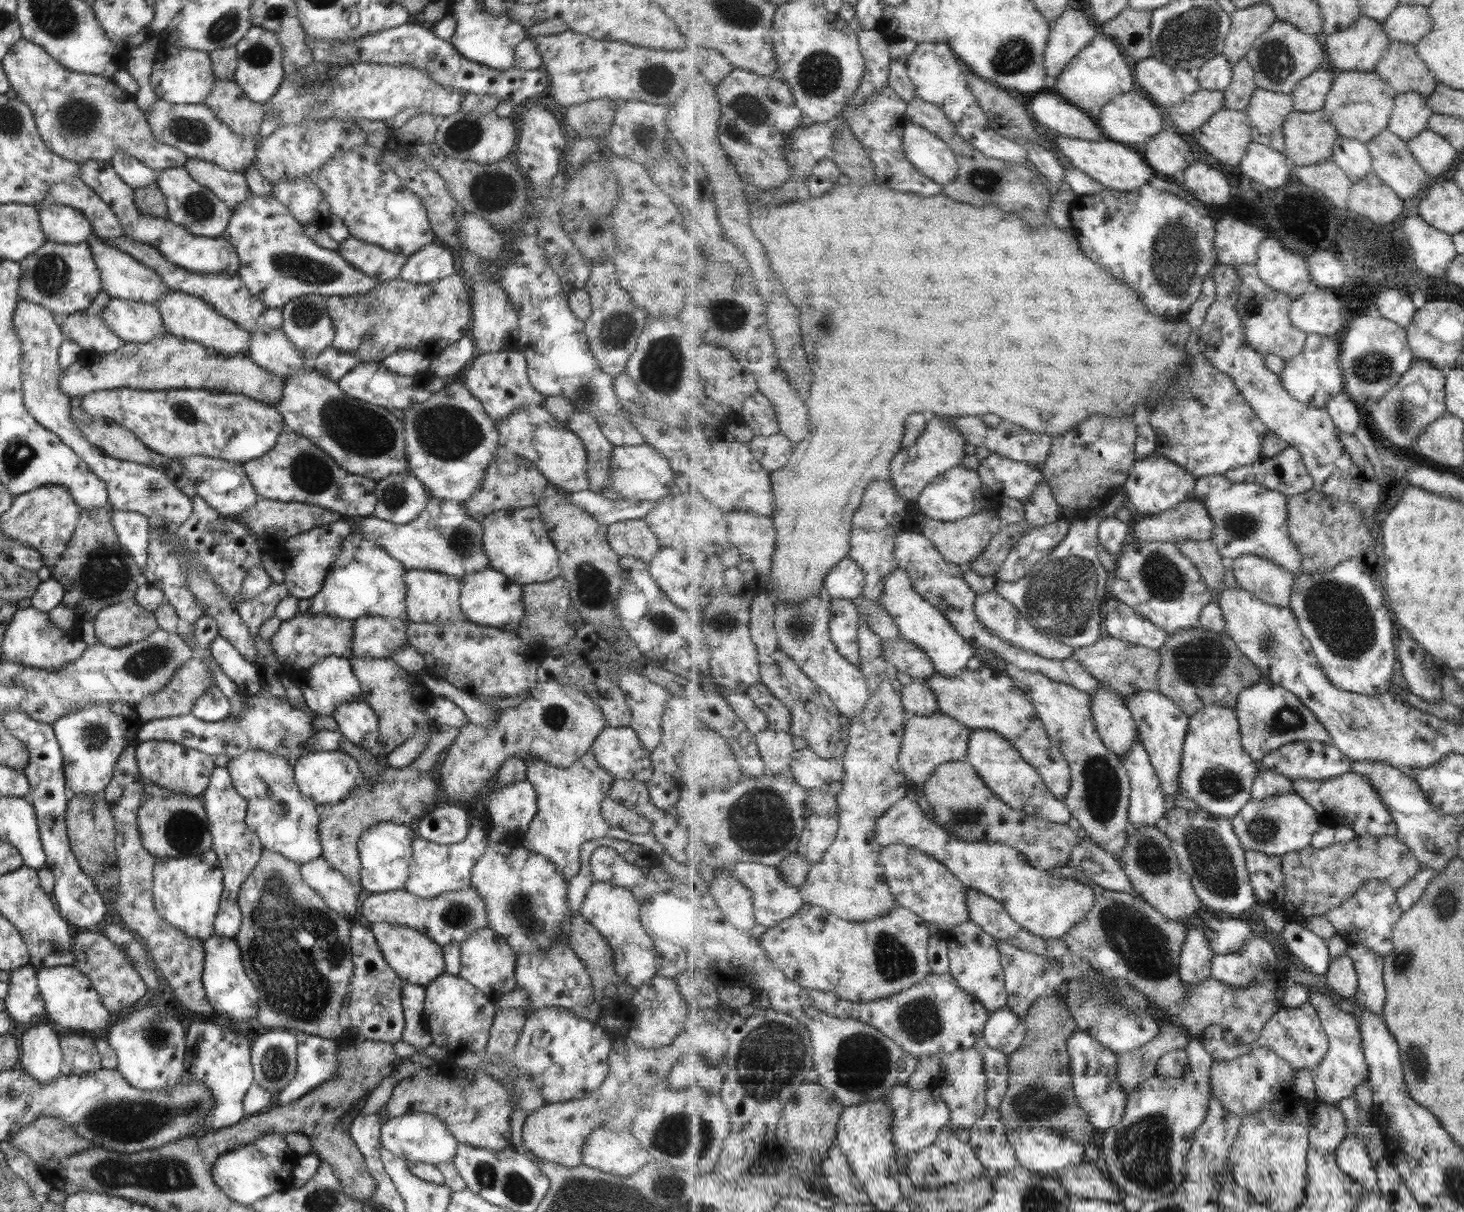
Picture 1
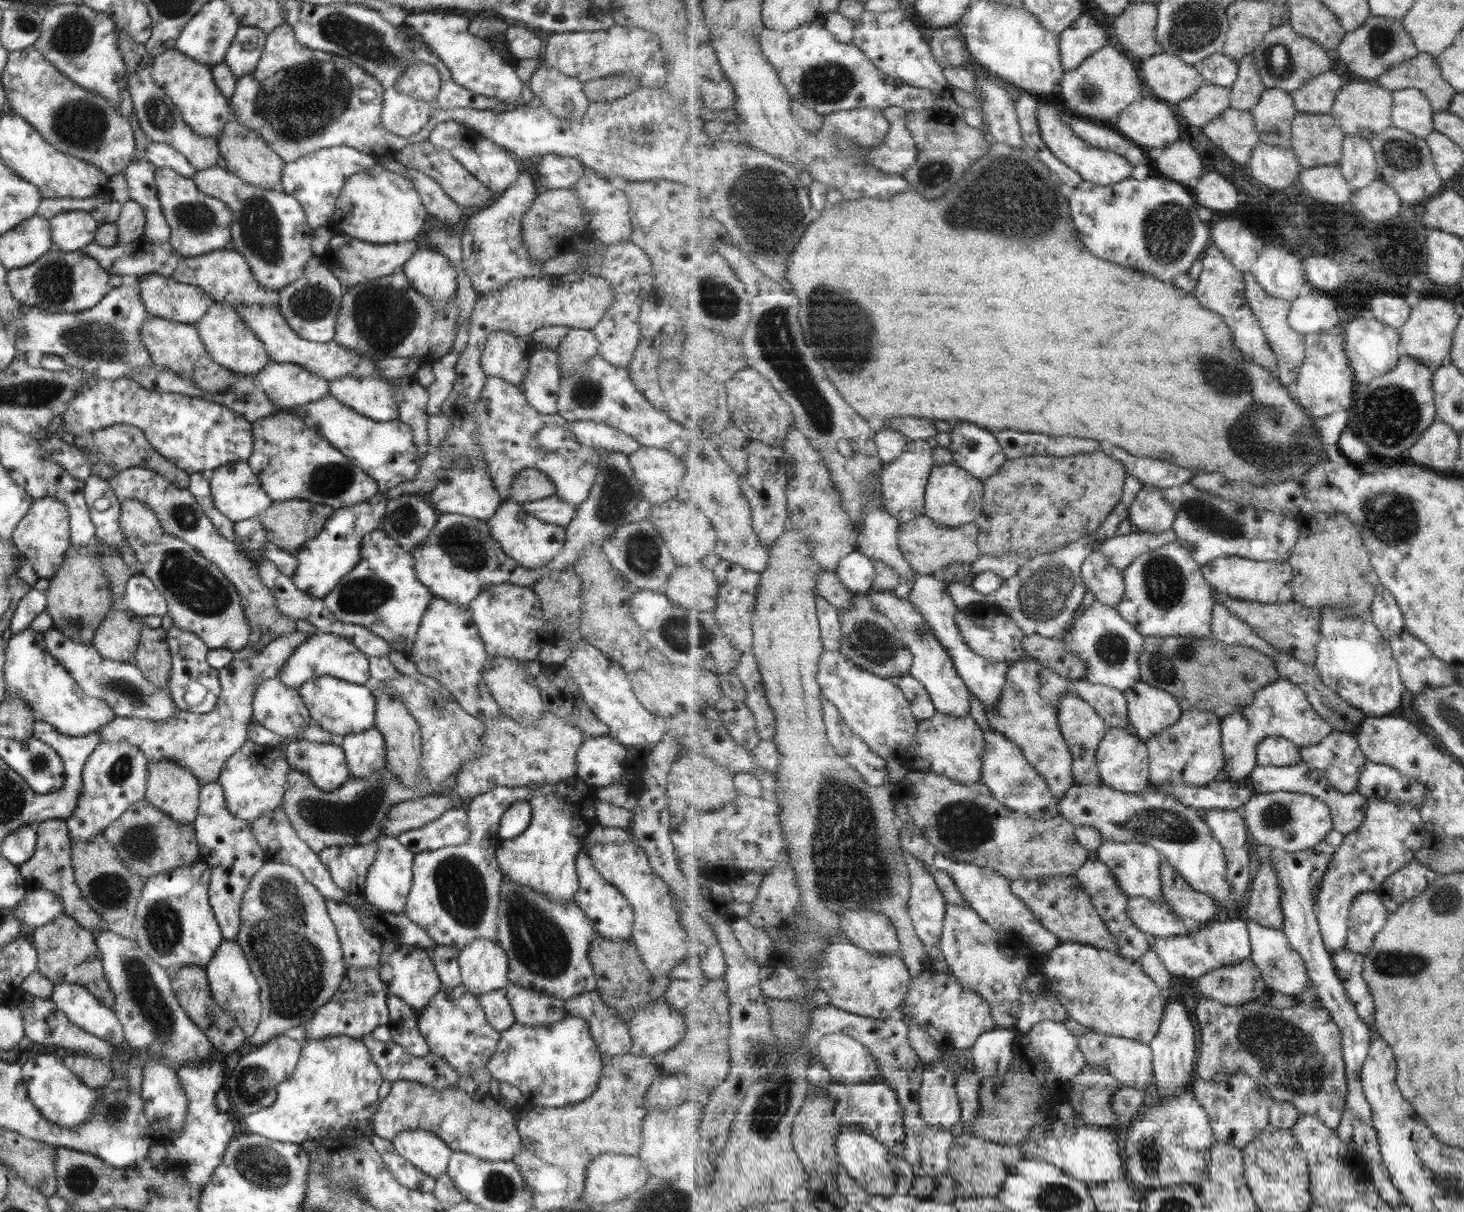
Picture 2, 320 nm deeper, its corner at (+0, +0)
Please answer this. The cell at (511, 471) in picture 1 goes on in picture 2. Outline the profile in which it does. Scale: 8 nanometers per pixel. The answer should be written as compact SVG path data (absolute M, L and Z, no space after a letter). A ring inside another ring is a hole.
M523 468L509 486L508 501L533 502L555 495L556 490L547 475L533 468Z

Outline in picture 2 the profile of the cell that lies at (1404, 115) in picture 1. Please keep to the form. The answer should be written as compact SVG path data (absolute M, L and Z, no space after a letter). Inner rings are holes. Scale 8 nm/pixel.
M1406 88L1393 92L1392 124L1407 129L1415 136L1426 139L1433 131L1434 108L1427 95L1418 88Z

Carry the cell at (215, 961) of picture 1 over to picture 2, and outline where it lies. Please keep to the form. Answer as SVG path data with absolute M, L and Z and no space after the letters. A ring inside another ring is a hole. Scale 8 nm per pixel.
M223 940L204 967L204 971L212 999L233 1017L245 1037L251 1036L259 1025L262 1006L258 999L257 981L247 968L247 959L239 945L232 940Z

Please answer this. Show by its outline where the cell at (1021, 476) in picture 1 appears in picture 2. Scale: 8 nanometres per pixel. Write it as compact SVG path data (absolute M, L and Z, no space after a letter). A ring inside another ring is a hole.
M956 422L949 435L951 442L947 447L953 453L954 463L983 482L1008 461L997 437L986 428Z

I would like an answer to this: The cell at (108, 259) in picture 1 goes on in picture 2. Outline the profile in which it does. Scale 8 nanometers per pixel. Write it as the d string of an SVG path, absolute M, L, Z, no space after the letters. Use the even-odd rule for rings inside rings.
M153 274L140 278L138 294L151 317L188 325L203 319L213 302L201 288Z

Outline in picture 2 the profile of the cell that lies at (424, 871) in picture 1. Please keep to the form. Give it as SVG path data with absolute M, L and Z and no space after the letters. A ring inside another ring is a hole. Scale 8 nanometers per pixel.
M496 787L476 795L467 806L467 822L470 837L459 846L445 846L431 851L419 852L412 860L412 880L406 897L404 915L422 928L435 946L450 946L460 951L475 939L495 941L497 934L499 888L502 875L495 860L495 847L500 843L497 836L500 816L515 802L531 800L533 792L525 787Z

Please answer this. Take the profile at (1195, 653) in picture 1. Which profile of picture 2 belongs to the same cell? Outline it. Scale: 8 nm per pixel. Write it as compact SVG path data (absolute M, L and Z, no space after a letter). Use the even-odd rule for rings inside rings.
M1148 636L1140 656L1143 682L1170 692L1183 712L1189 709L1209 710L1224 718L1249 706L1256 692L1282 676L1272 657L1251 646L1227 644L1216 637Z

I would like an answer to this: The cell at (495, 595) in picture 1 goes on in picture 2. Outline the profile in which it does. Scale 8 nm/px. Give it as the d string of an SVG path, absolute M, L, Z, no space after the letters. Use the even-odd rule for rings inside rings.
M509 583L498 584L493 588L482 590L471 600L467 609L488 656L519 661L537 660L538 652L543 645L539 635L545 628L545 622L538 596L533 592L532 587Z

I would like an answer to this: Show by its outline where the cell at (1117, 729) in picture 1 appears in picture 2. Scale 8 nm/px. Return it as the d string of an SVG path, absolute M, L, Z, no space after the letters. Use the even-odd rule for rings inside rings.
M1109 727L1097 752L1103 783L1120 792L1143 793L1151 785L1149 756L1149 748L1138 735L1134 736L1126 728Z

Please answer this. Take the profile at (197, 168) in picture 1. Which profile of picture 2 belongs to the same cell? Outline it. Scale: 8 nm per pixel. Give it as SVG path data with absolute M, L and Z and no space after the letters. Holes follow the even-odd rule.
M153 142L147 145L144 152L144 160L149 161L156 168L170 168L179 176L191 178L195 172L194 168L185 160L182 154L179 154L171 145Z

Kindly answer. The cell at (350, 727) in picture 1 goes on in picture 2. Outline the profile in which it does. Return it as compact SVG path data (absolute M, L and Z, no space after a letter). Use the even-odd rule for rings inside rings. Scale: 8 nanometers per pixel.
M374 727L357 734L348 734L337 742L343 750L350 775L363 779L371 772L381 771L385 765L382 736Z

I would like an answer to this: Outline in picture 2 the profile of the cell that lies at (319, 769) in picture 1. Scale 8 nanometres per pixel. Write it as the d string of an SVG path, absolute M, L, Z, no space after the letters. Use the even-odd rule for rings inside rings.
M303 738L290 741L285 749L285 759L289 768L307 776L311 784L322 792L339 789L351 776L337 741L314 743Z

